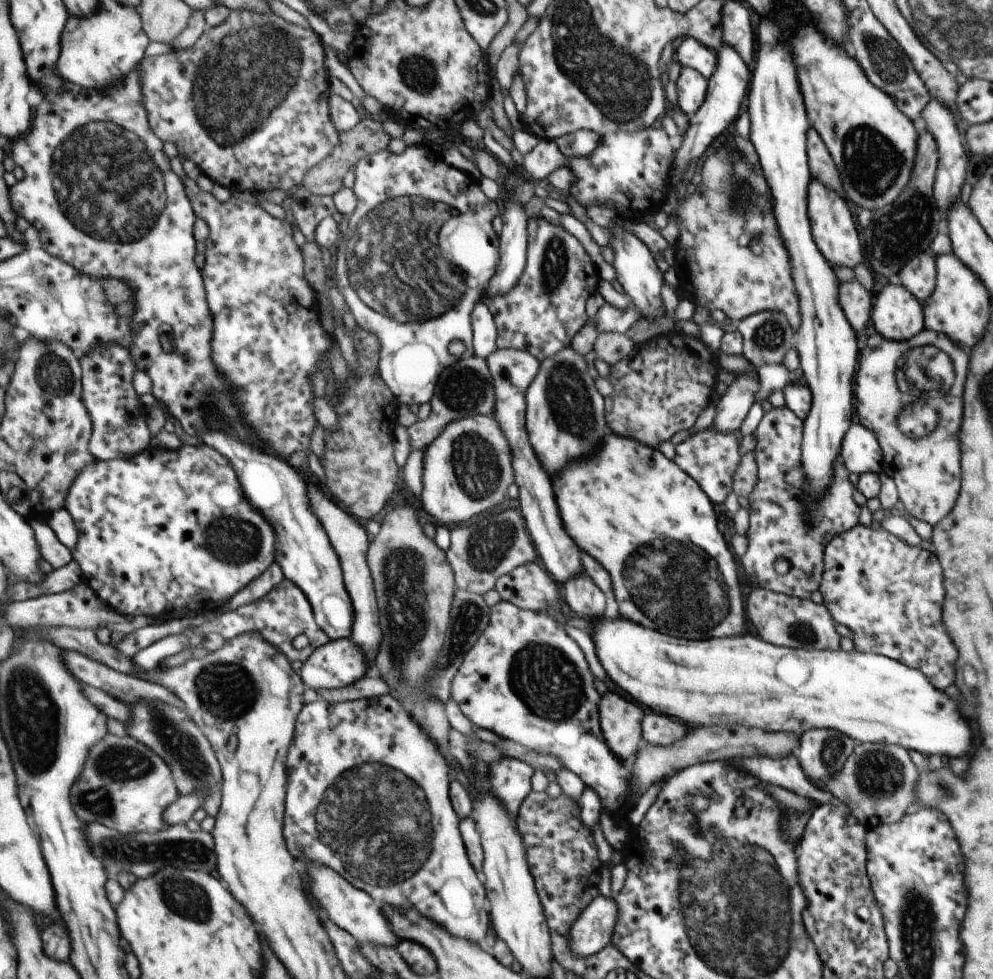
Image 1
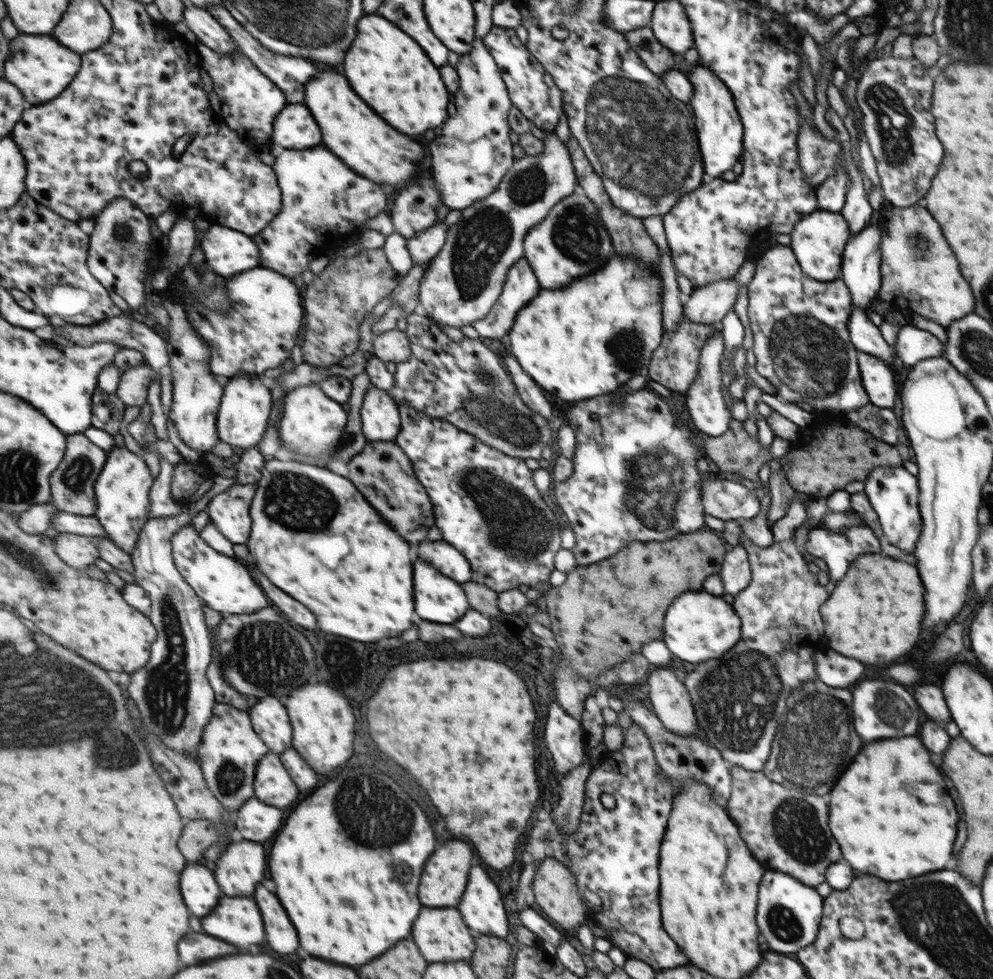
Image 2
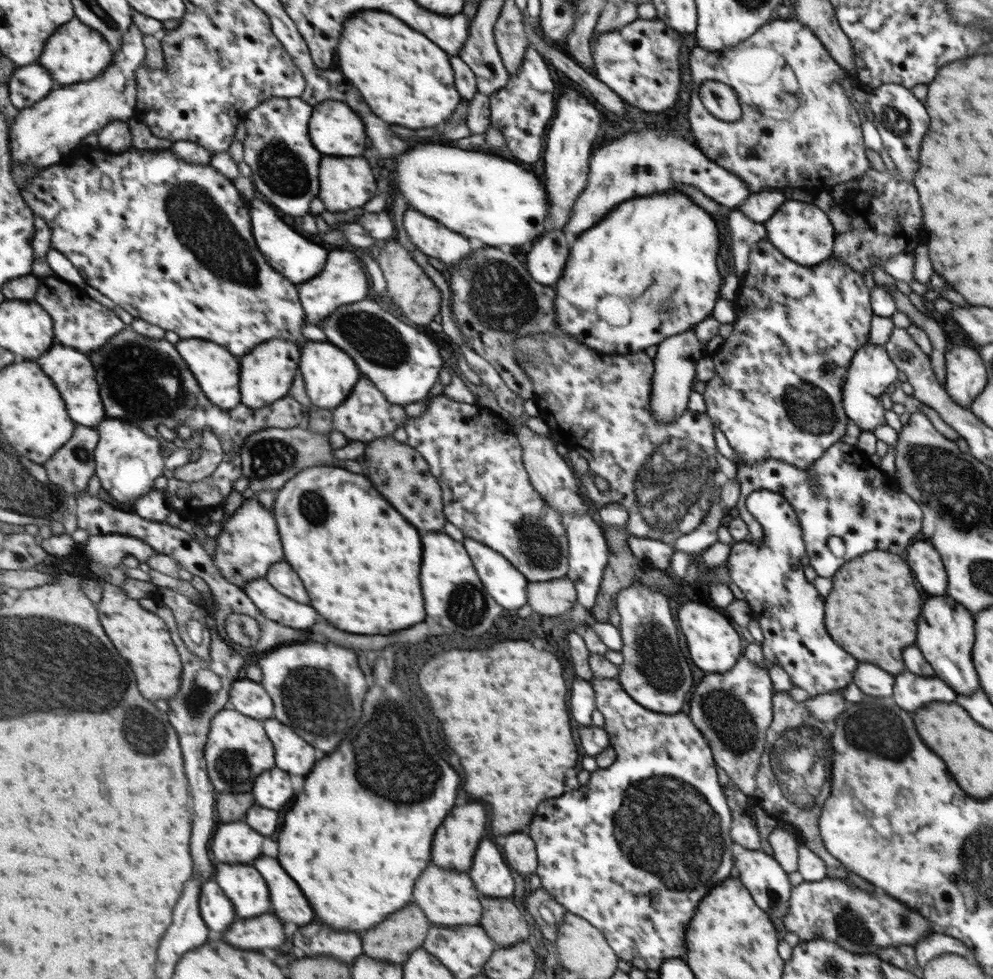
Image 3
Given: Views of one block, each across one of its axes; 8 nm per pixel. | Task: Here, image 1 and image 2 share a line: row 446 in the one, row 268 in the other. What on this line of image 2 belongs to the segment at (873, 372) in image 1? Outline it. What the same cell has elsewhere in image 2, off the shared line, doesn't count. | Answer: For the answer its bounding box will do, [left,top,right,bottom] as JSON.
[879,204,973,328]

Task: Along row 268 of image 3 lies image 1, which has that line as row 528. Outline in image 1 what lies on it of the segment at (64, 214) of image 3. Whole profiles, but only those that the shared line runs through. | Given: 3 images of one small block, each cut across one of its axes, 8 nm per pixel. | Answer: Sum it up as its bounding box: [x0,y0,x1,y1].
[63,444,277,622]

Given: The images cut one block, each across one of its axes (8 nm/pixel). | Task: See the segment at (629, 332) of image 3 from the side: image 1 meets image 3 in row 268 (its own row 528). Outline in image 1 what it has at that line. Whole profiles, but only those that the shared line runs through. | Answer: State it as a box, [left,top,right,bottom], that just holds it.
[553,432,745,640]

